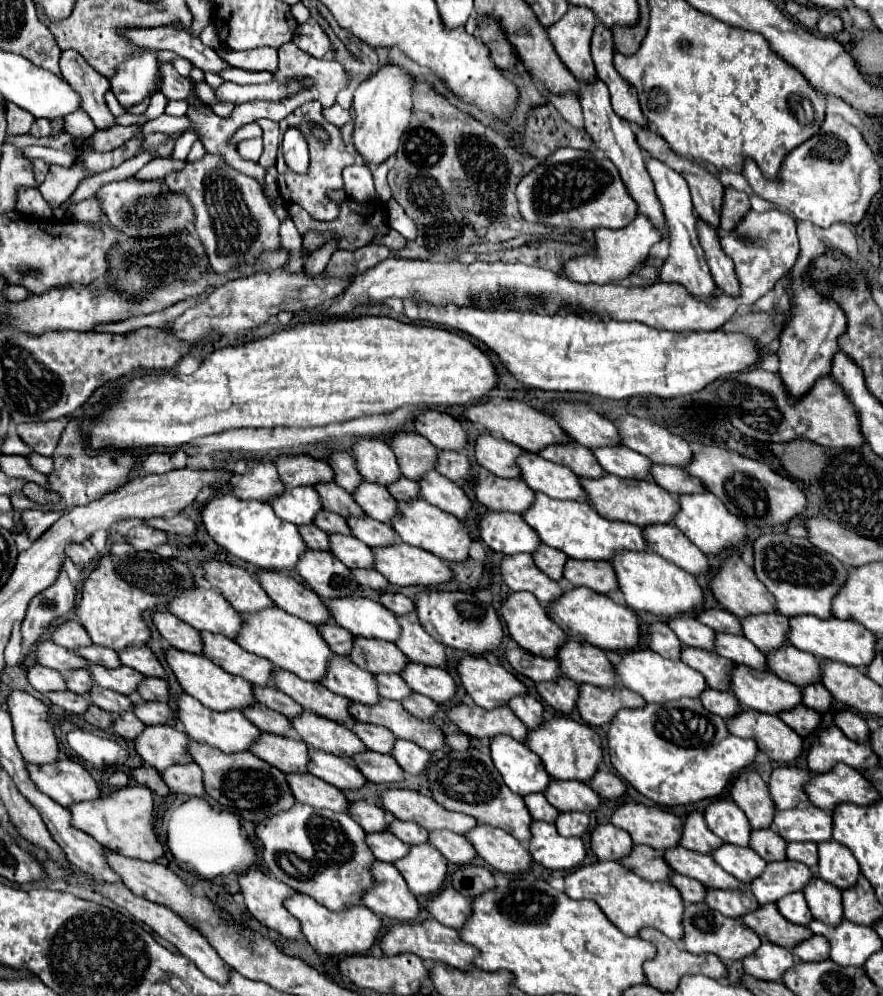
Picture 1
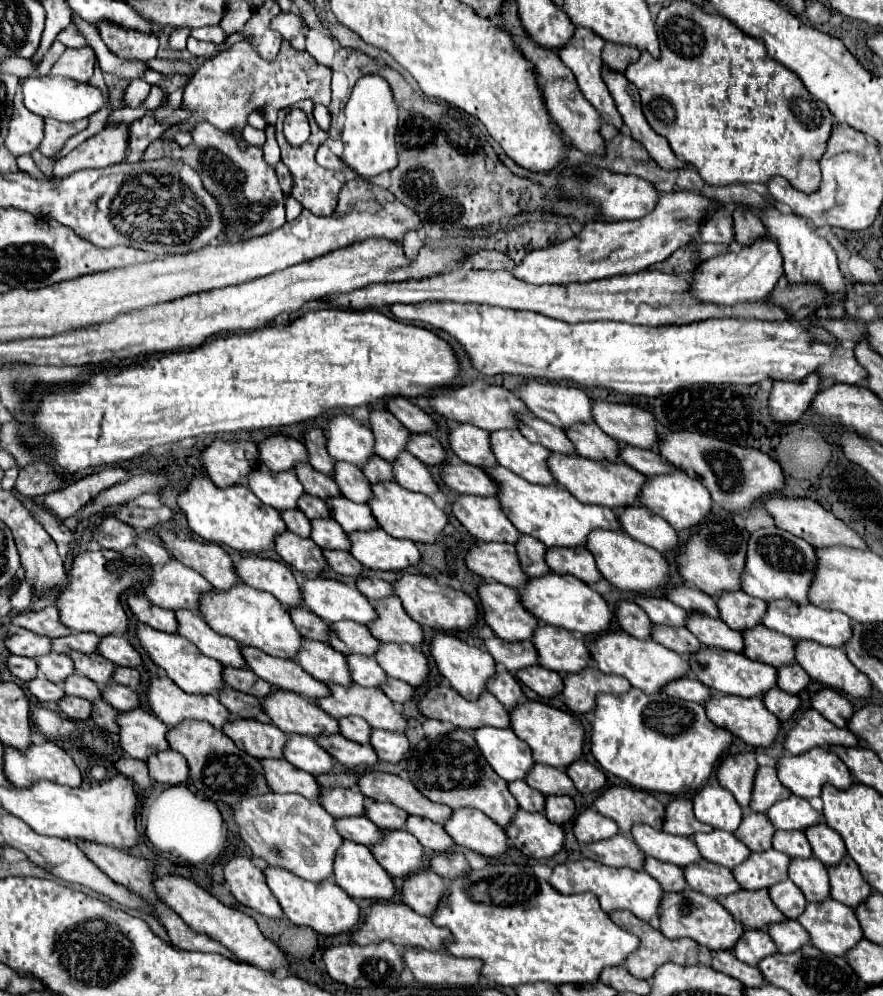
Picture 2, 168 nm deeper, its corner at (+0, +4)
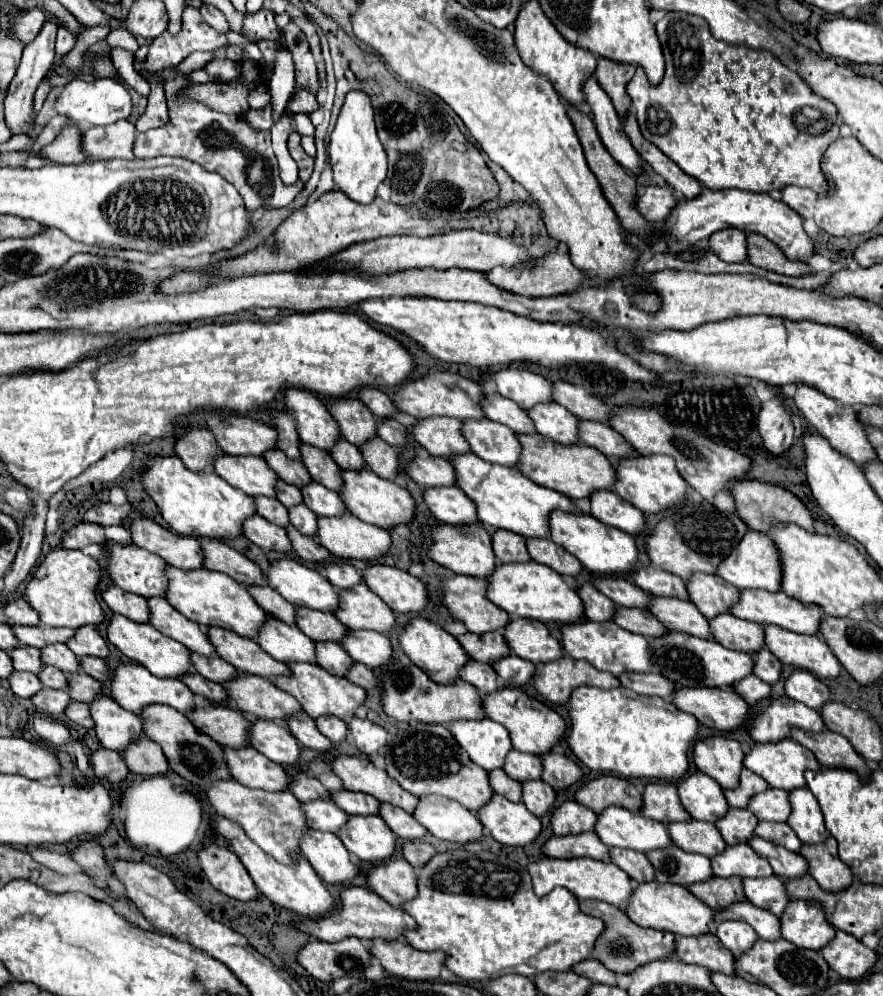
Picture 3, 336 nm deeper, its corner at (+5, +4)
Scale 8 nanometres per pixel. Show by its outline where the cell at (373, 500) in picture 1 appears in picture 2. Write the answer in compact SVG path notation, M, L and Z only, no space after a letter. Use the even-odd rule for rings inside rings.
M337 462L337 472L335 472L335 482L339 484L341 492L345 498L357 502L357 504L367 504L373 498L371 482L365 478L361 468L345 462Z

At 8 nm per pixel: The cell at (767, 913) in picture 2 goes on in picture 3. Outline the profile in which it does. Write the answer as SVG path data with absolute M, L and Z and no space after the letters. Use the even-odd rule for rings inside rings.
M710 876L704 882L696 882L688 886L690 892L702 900L704 904L708 904L714 912L720 912L726 908L726 904L736 902L736 900L744 900L742 888L740 888L740 878L738 876L728 876L728 878L720 878L720 876Z

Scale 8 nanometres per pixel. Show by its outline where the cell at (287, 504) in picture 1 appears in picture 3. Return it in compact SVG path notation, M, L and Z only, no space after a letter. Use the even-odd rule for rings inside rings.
M220 454L214 460L214 470L230 486L246 492L248 496L274 496L278 476L268 468L260 456L230 456Z

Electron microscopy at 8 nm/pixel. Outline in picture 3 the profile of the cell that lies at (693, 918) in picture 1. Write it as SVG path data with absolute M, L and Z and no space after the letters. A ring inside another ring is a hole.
M644 882L632 890L626 914L632 922L646 926L646 928L666 930L676 936L700 936L708 932L708 924L714 912L704 902L700 902L696 896L692 896L692 892L686 886Z

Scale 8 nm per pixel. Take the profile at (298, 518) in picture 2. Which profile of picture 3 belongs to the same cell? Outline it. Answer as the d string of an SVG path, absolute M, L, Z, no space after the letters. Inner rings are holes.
M254 496L254 504L256 504L256 514L266 518L268 522L282 526L282 528L288 524L288 510L276 498Z

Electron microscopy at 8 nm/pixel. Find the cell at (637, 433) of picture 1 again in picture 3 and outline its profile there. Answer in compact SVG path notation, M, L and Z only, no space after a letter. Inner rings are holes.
M556 380L552 384L552 402L564 406L568 412L572 412L580 420L596 420L596 422L608 422L610 408L596 396L590 396L584 388Z

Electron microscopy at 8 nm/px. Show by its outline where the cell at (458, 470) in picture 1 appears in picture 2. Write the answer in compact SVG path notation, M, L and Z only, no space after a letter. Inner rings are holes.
M413 434L409 440L409 452L427 466L443 466L447 462L447 450L431 434Z

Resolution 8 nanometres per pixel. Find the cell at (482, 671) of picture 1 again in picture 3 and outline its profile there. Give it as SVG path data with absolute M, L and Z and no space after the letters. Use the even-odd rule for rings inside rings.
M416 616L412 618L398 634L398 642L404 650L404 654L424 672L428 672L428 676L432 676L434 682L438 684L448 684L454 678L458 678L458 670L462 668L462 664L466 664L466 660L470 660L466 656L466 652L462 652L458 640L454 636L450 636L448 632L444 632L442 628L438 628L434 622Z

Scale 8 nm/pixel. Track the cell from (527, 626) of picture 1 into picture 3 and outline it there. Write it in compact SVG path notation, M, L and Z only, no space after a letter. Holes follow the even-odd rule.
M454 574L442 582L442 604L446 610L460 620L468 632L484 634L500 630L508 624L508 614L490 600L486 600L486 580L474 576Z

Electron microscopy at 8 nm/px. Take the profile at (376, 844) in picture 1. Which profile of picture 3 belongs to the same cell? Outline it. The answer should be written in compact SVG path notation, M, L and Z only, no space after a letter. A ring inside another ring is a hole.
M312 800L302 804L302 812L306 818L306 824L310 828L322 830L322 832L338 832L344 826L344 820L348 814L344 814L340 808L336 808L330 800Z

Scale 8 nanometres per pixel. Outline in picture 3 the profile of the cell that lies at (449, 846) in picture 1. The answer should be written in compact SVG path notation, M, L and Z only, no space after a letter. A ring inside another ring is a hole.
M380 804L378 814L386 822L386 826L402 840L420 840L426 834L426 828L420 826L420 822L416 822L414 816L404 812L402 808L396 808L392 804Z

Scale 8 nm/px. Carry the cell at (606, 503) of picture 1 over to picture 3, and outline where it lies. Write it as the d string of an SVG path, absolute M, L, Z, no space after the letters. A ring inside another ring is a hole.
M516 434L516 438L522 446L522 454L516 468L538 486L562 492L572 500L580 500L580 498L588 498L592 490L604 490L604 488L610 490L614 484L616 472L610 460L592 446L586 446L582 442L564 446L544 438L542 438L542 446L538 446L538 434Z

